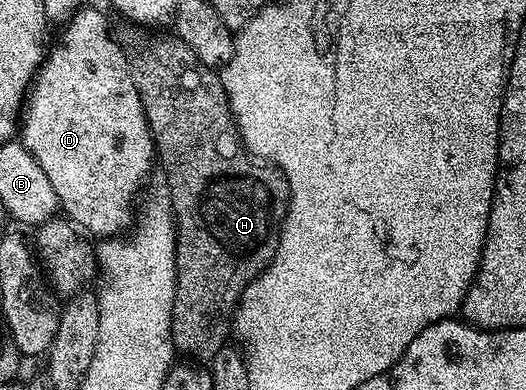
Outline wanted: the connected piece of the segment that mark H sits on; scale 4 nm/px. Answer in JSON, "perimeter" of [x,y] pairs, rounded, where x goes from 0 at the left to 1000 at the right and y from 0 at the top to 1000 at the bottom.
{"perimeter":[[[249,59],[234,67],[238,74],[221,74],[217,92],[236,126],[236,138],[243,154],[247,182],[255,192],[255,223],[262,223],[262,244],[270,254],[274,292],[281,308],[281,323],[289,338],[295,390],[300,395],[300,413],[312,421],[312,433],[319,441],[319,487],[316,503],[327,518],[327,551],[335,559],[335,764],[327,790],[327,882],[337,908],[352,905],[352,918],[371,921],[375,928],[394,928],[422,887],[435,882],[437,856],[445,844],[445,815],[449,787],[456,777],[456,759],[464,754],[464,741],[477,721],[510,682],[525,636],[532,621],[534,579],[540,574],[540,556],[548,546],[548,472],[540,456],[540,444],[523,423],[496,418],[481,408],[471,385],[464,379],[464,367],[449,338],[449,310],[441,300],[441,277],[430,244],[430,223],[418,210],[418,187],[413,179],[392,172],[354,121],[354,110],[340,100],[317,105],[312,95],[279,95],[272,72]]]}

